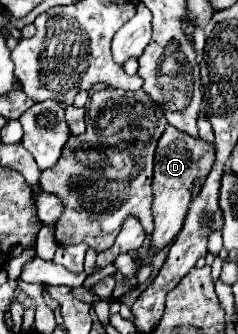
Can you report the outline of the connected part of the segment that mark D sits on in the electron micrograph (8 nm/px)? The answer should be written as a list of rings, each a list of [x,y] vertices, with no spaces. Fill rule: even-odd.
[[[167,124],[155,150],[155,172],[153,172],[155,230],[151,234],[153,250],[161,250],[163,246],[171,244],[173,238],[179,234],[183,220],[187,216],[187,208],[191,204],[193,184],[195,180],[205,180],[209,176],[213,162],[215,162],[215,146],[211,142],[189,136],[187,132],[181,132],[171,124]]]

